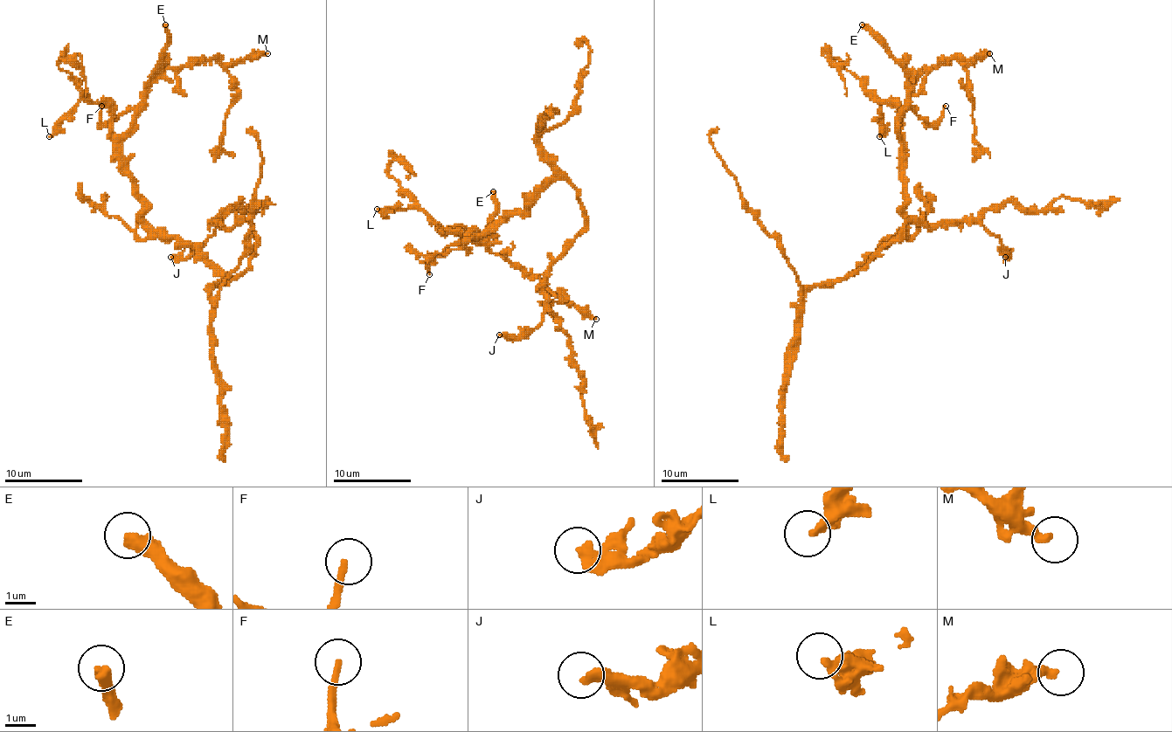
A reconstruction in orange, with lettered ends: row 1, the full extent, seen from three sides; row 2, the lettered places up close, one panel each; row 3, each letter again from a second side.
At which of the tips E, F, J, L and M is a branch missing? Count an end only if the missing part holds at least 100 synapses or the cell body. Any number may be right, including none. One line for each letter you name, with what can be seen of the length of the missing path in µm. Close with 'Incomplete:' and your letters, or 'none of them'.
E: missing 25 µm
Incomplete: E

